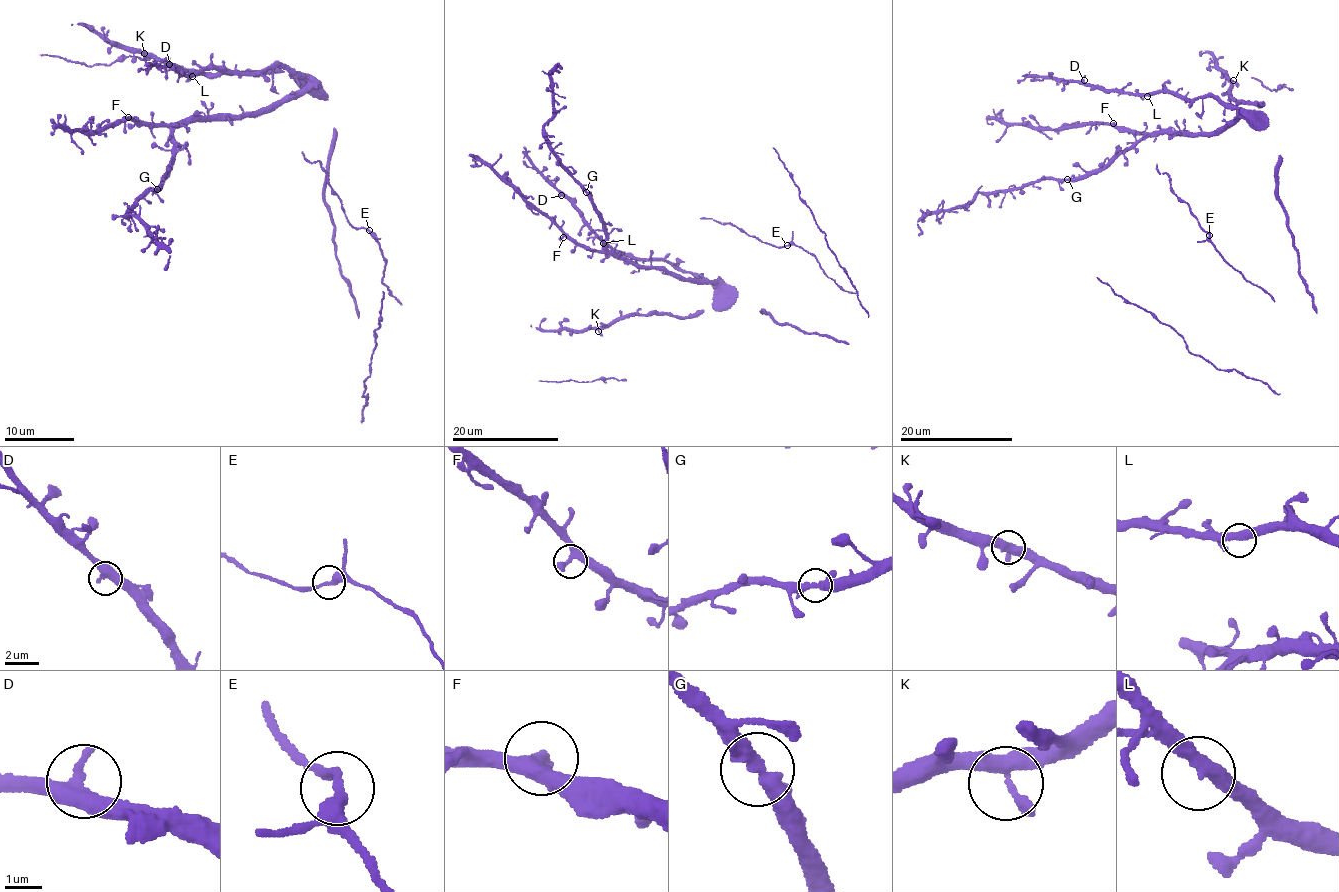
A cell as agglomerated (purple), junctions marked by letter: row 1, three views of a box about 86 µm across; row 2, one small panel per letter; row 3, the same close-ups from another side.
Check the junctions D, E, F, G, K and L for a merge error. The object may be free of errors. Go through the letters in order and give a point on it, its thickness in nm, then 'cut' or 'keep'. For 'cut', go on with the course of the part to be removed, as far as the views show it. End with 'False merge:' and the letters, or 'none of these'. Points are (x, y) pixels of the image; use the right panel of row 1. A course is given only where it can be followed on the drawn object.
D: at (1084, 80); 420 nm thick; keep
E: at (1209, 235); 320 nm thick; keep
F: at (1113, 123); 400 nm thick; keep
G: at (1067, 179); 400 nm thick; keep
K: at (1233, 80); 400 nm thick; keep
L: at (1147, 96); 400 nm thick; keep
False merge: none of these

